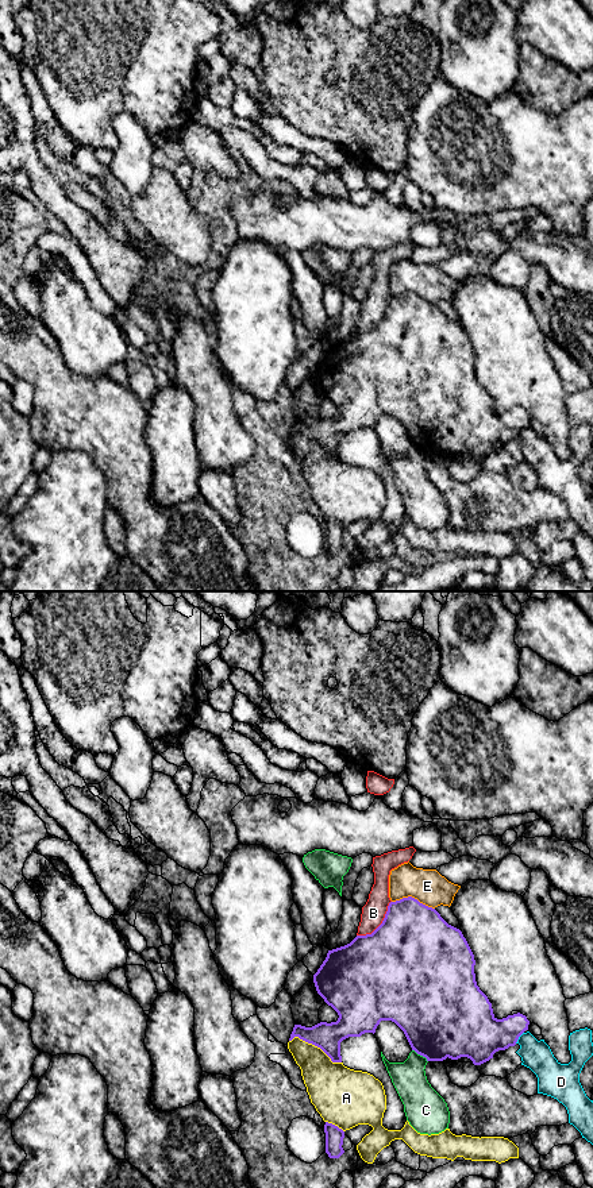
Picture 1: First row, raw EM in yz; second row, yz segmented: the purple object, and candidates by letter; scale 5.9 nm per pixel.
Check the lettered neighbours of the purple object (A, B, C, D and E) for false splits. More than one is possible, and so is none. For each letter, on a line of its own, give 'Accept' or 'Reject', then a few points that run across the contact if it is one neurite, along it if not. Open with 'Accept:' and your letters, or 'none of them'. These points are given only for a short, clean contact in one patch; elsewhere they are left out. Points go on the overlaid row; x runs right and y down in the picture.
Accept: none of them
A: Reject
B: Reject. Line: yz (391, 901), (384, 920), (370, 933), (357, 936)
C: Reject
D: Reject
E: Reject

